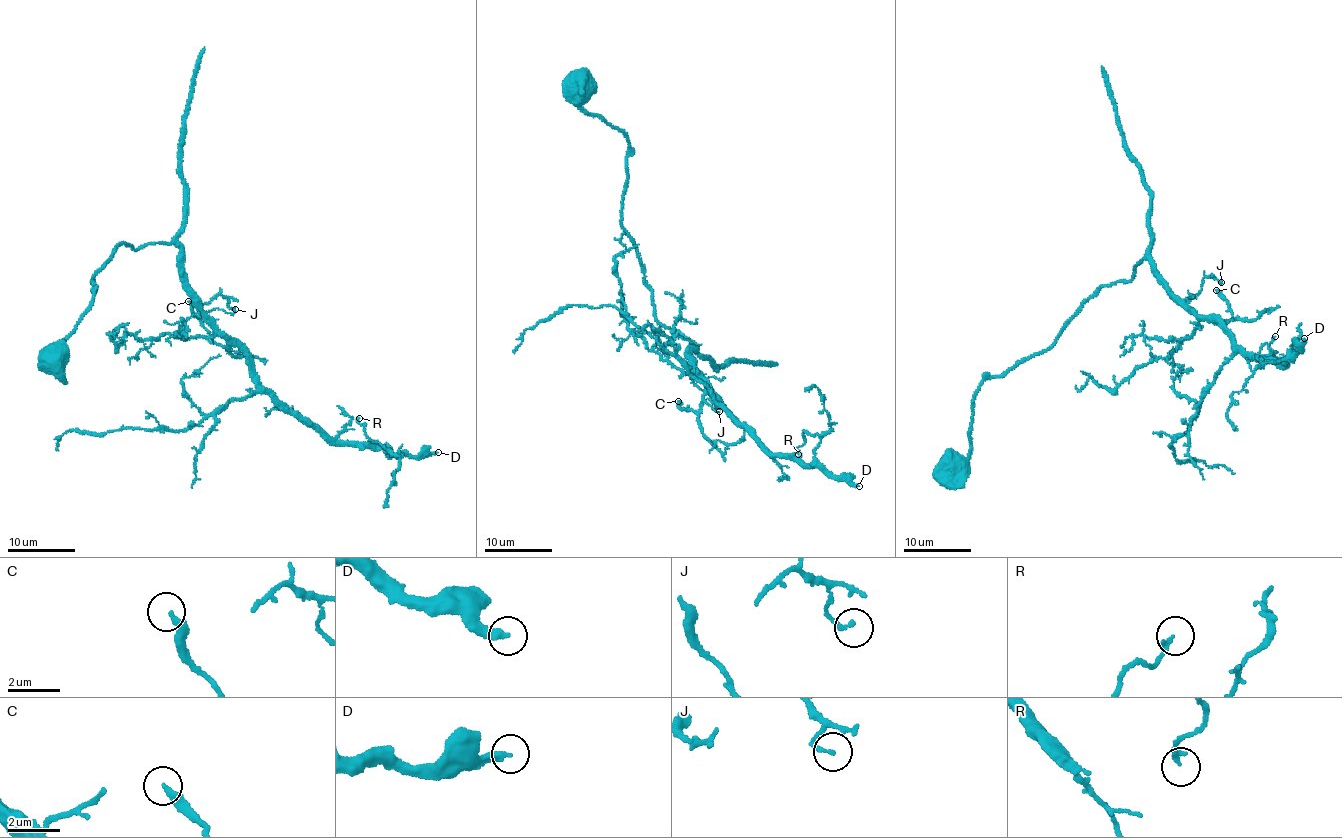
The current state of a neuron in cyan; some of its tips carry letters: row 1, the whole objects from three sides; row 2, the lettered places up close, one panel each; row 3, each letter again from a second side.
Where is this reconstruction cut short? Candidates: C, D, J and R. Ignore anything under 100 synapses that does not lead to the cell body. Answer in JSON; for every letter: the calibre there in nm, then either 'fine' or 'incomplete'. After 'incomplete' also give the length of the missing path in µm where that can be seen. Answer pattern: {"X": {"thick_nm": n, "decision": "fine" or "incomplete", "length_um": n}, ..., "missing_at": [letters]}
{"C": {"thick_nm": 280, "decision": "fine"}, "D": {"thick_nm": 280, "decision": "incomplete", "length_um": 80}, "J": {"thick_nm": 160, "decision": "fine"}, "R": {"thick_nm": 170, "decision": "fine"}, "missing_at": ["D"]}

